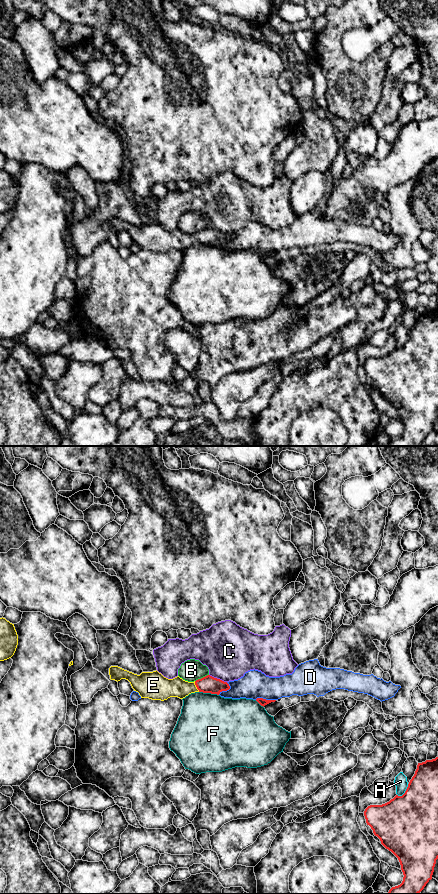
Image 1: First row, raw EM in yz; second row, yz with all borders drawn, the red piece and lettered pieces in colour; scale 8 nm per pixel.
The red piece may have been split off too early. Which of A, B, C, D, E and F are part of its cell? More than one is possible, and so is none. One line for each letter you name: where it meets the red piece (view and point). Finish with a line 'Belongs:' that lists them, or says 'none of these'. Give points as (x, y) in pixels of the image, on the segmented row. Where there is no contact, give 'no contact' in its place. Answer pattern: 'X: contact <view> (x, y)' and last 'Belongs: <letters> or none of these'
E: contact yz (196, 686)
Belongs: E

